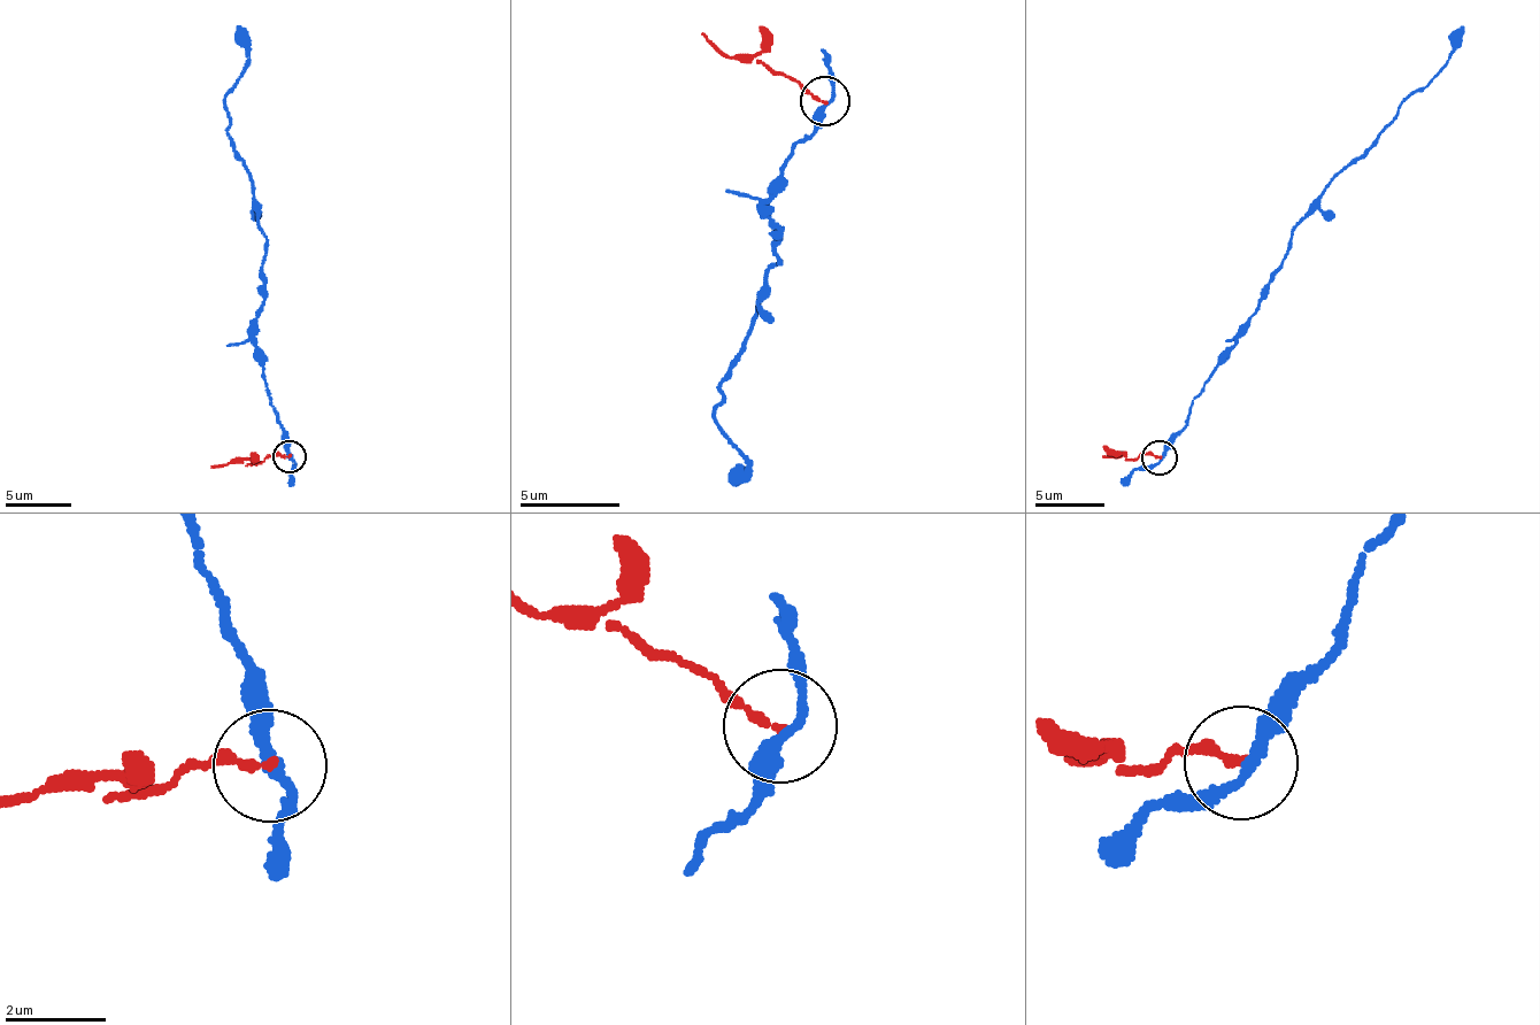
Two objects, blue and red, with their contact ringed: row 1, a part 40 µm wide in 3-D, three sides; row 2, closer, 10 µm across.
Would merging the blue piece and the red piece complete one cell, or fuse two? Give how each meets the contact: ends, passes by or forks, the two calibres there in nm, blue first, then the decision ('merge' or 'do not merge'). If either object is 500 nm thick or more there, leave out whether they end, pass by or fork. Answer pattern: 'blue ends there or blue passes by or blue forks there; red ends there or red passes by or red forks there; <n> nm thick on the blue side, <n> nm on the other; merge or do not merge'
blue passes by; red ends there; 220 nm thick on the blue side, 180 nm on the other; do not merge

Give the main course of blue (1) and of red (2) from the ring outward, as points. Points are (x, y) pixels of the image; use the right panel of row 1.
1: (1162, 459), (1192, 401), (1242, 333), (1285, 255), (1292, 226), (1445, 66), (1452, 41), (1464, 27)
2: (1159, 459), (1142, 453), (1134, 460), (1102, 457)

